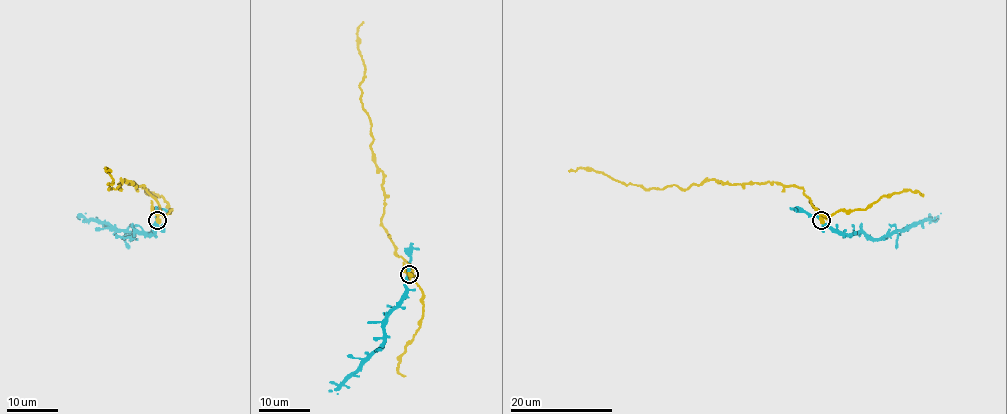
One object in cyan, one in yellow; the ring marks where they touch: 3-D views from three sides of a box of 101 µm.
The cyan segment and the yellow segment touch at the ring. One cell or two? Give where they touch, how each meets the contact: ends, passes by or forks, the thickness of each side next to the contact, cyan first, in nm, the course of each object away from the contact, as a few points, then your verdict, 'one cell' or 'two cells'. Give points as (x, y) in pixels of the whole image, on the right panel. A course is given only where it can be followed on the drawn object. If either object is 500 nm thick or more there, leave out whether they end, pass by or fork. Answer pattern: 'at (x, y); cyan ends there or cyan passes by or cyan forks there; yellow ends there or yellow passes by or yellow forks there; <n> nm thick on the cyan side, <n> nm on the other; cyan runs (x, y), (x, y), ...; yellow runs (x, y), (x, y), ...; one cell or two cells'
at (821, 220); cyan passes by; yellow forks there; 300 nm thick on the cyan side, 320 nm on the other; cyan runs (821, 220), (846, 234), (863, 232), (874, 239), (883, 239), (905, 231), (917, 222), (937, 220), (941, 213); yellow runs (821, 220), (802, 188), (790, 185), (710, 180), (686, 189), (675, 185), (649, 189), (585, 169), (568, 171); two cells

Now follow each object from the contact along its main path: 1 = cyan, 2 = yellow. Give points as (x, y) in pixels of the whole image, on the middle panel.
1: (408, 274), (402, 299), (388, 316), (383, 343), (335, 390), (330, 391), (338, 394)
2: (409, 274), (412, 266), (383, 227), (383, 172), (361, 102), (365, 65), (357, 28), (363, 21)

